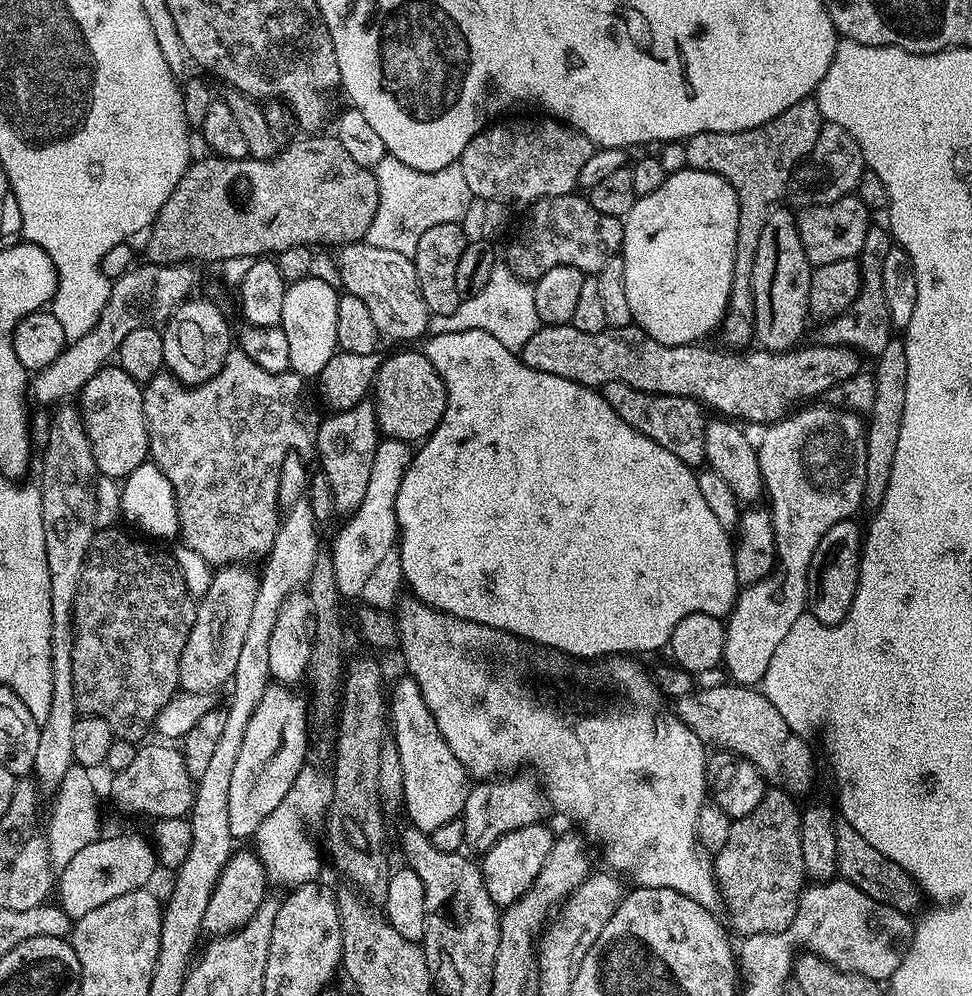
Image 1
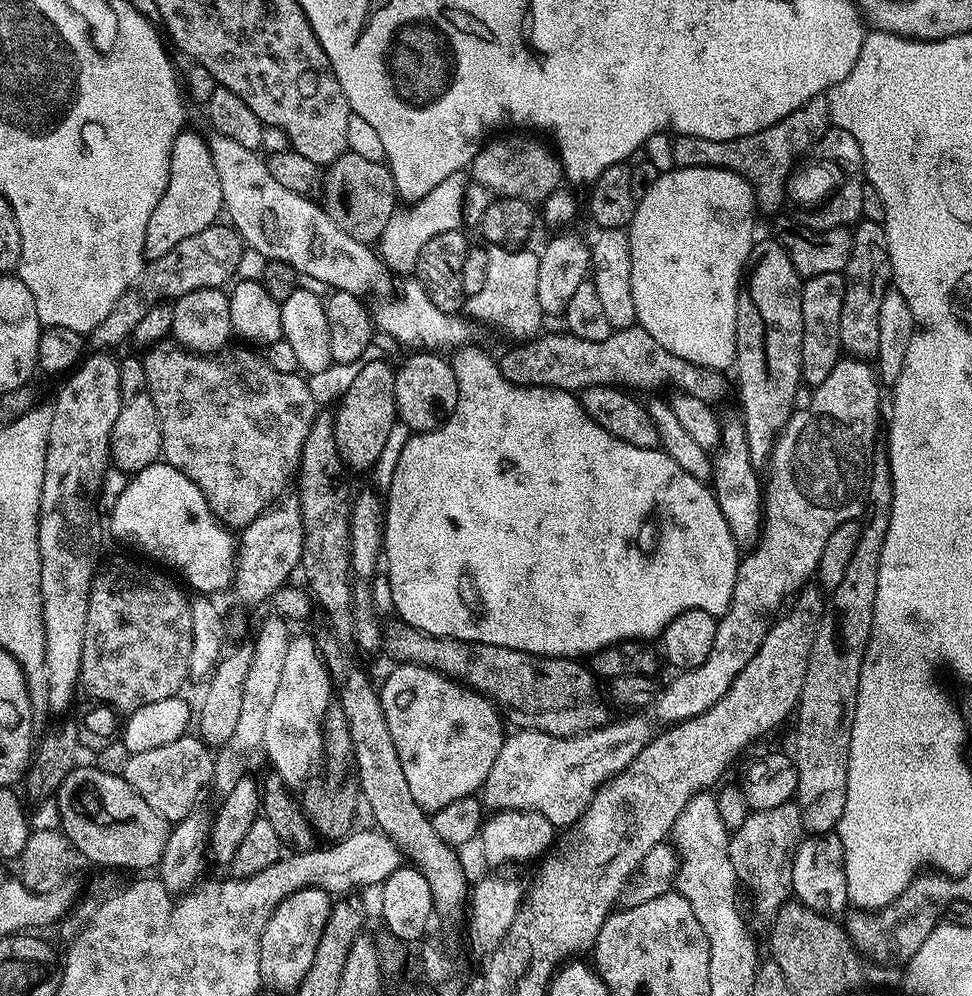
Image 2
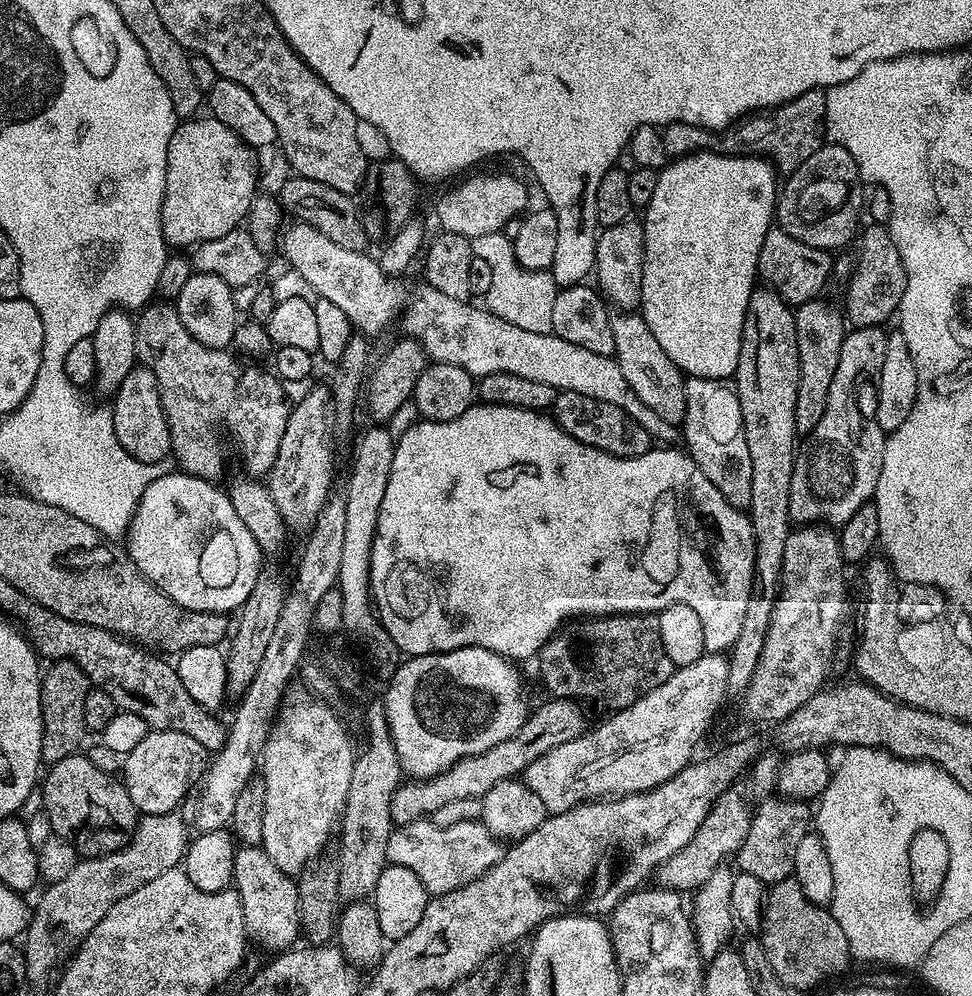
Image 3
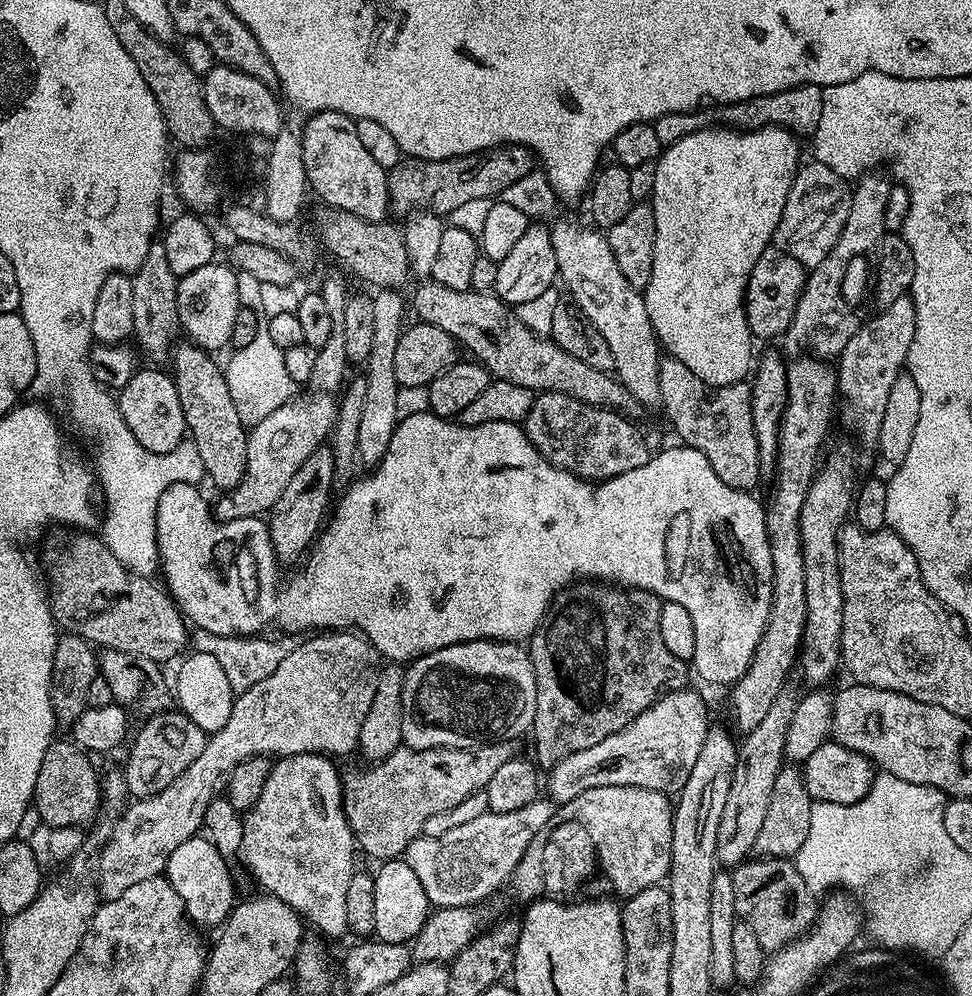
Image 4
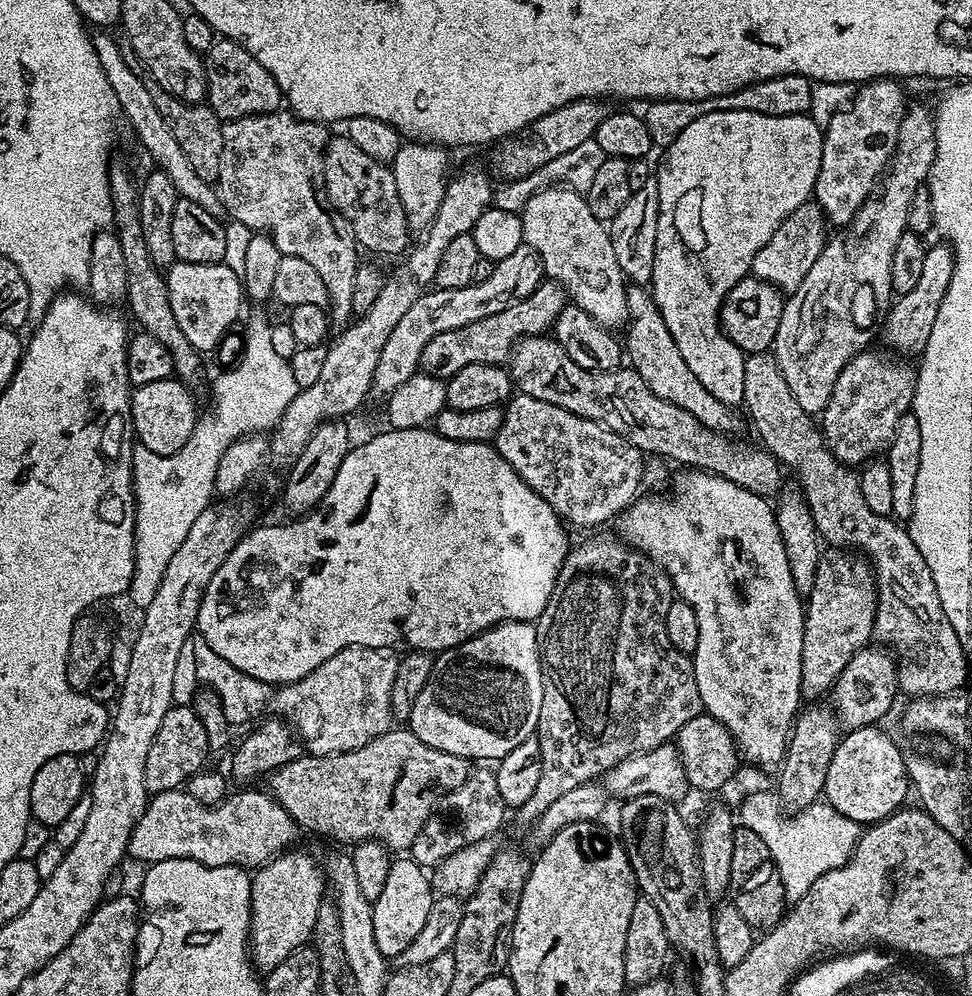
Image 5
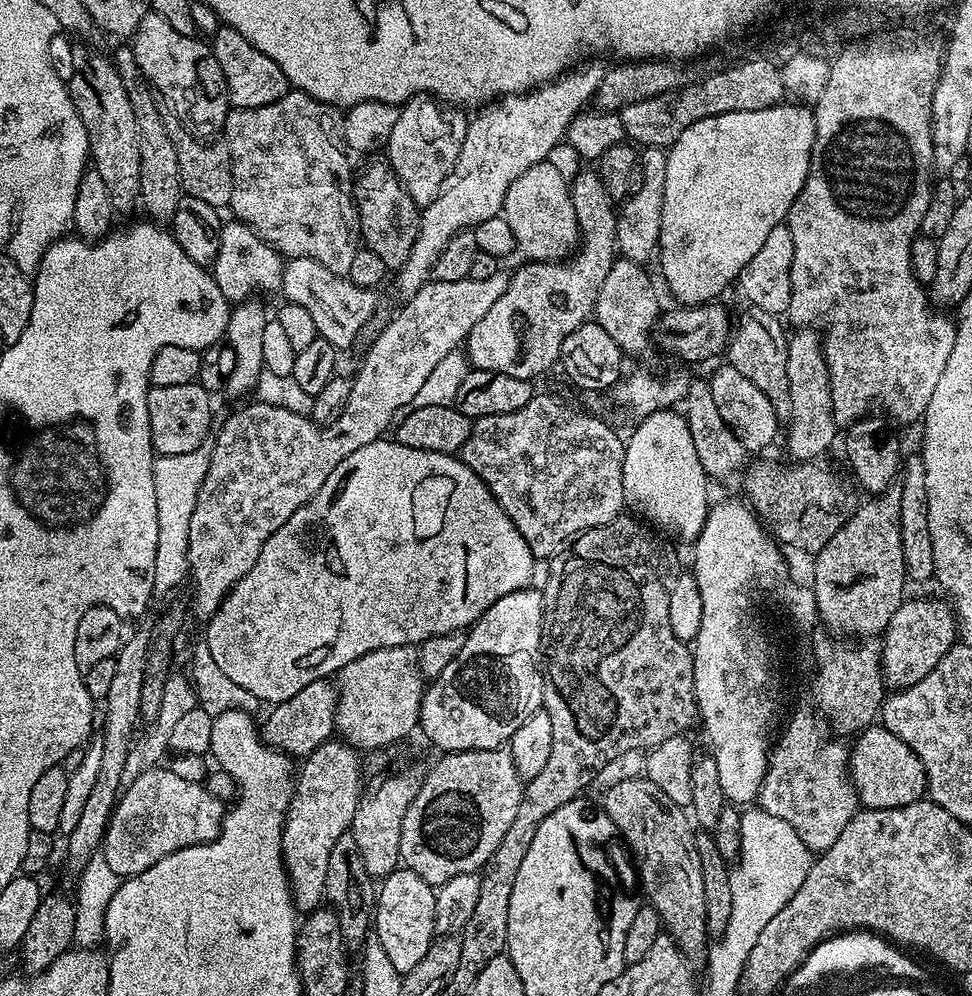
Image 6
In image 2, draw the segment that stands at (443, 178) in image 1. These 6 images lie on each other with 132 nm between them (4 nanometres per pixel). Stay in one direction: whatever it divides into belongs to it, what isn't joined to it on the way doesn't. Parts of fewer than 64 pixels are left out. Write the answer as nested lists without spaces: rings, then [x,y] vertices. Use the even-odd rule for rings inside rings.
[[[455,172],[450,178],[438,182],[438,186],[434,186],[434,190],[430,190],[430,194],[426,194],[426,198],[405,207],[408,208],[405,212],[404,209],[397,210],[390,218],[390,222],[386,222],[386,230],[382,230],[378,241],[378,255],[391,271],[393,268],[396,272],[408,272],[404,274],[415,273],[418,254],[422,254],[422,246],[426,246],[426,242],[430,242],[430,238],[434,238],[437,234],[457,231],[464,224],[463,198],[466,189],[464,178],[466,180],[464,172]]]

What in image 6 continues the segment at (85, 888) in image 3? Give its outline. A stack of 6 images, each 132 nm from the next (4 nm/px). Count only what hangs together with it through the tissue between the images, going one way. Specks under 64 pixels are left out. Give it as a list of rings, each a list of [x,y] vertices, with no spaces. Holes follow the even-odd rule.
[[[411,644],[379,648],[362,654],[338,673],[338,699],[336,702],[336,732],[347,743],[366,748],[384,748],[395,740],[404,740],[420,723],[420,707],[424,702],[426,677],[420,669],[419,651]]]

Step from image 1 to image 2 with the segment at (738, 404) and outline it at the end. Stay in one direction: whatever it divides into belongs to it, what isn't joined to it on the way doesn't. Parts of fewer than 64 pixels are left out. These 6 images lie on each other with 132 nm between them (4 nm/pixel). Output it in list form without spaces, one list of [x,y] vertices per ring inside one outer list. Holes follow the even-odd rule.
[[[639,326],[617,328],[603,342],[586,342],[577,336],[568,335],[567,331],[559,331],[545,331],[527,342],[512,346],[498,360],[502,378],[523,388],[561,388],[563,392],[573,394],[599,384],[623,386],[628,390],[660,388],[663,384],[673,384],[676,392],[685,392],[687,396],[705,402],[720,400],[724,396],[724,380],[719,371],[700,368],[686,362],[686,358],[670,354]]]

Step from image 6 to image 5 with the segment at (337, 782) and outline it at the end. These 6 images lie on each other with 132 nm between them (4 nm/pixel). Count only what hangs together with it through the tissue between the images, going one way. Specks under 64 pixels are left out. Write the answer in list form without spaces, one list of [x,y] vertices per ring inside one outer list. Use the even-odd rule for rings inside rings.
[[[285,850],[268,863],[260,865],[251,873],[250,926],[248,947],[252,963],[261,973],[274,970],[294,950],[305,947],[312,939],[314,921],[318,918],[318,906],[326,896],[326,872],[308,852]]]

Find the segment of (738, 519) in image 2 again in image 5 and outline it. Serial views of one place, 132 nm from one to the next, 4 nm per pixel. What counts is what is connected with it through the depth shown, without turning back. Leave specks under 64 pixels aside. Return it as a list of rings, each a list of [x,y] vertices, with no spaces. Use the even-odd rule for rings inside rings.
[[[644,286],[629,287],[626,294],[626,306],[628,307],[628,323],[626,331],[622,336],[622,344],[626,349],[626,356],[630,359],[630,366],[654,390],[654,394],[665,399],[666,402],[677,404],[686,411],[689,411],[702,426],[708,427],[712,431],[725,434],[732,434],[739,426],[740,420],[736,417],[737,409],[726,402],[720,402],[702,386],[698,378],[690,371],[690,366],[686,366],[686,361],[682,359],[682,353],[678,346],[674,346],[674,338],[670,338],[670,330],[666,330],[666,322],[662,322],[662,314],[654,302],[651,291]]]

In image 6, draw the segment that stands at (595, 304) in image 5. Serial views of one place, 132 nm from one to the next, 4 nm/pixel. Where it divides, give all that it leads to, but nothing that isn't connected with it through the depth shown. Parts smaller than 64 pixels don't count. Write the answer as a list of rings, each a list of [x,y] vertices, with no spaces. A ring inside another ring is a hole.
[[[552,162],[530,166],[506,190],[504,221],[516,239],[517,249],[525,252],[529,261],[546,260],[560,262],[577,247],[580,240],[578,218],[574,214],[574,202],[569,181],[552,165]]]

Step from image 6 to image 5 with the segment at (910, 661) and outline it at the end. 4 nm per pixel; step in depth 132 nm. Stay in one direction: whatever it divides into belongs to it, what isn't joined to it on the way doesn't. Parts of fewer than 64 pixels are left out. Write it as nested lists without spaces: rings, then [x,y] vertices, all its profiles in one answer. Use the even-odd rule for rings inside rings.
[[[874,644],[863,648],[843,667],[830,689],[831,707],[836,709],[841,727],[847,731],[871,727],[880,722],[898,696],[896,664],[893,655]]]

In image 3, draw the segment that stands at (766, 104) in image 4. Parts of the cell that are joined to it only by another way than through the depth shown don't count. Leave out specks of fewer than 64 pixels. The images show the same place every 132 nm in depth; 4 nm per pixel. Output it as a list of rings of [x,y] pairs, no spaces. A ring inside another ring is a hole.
[[[815,88],[806,94],[802,94],[793,100],[785,100],[777,108],[761,111],[759,114],[749,115],[735,124],[729,124],[723,130],[705,130],[702,126],[694,126],[686,122],[674,122],[663,125],[662,146],[666,146],[666,154],[669,158],[679,158],[681,156],[692,156],[695,152],[717,152],[723,156],[758,156],[771,162],[777,173],[791,174],[795,168],[802,166],[814,150],[818,150],[820,145],[826,140],[826,98],[821,89]]]

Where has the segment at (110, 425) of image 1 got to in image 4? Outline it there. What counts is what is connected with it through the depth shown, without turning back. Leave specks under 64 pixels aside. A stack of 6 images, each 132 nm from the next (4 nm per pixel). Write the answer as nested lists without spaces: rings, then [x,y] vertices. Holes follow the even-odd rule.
[[[141,367],[133,371],[130,382],[126,382],[126,386],[119,389],[120,413],[126,426],[130,428],[130,434],[134,434],[140,445],[154,454],[166,454],[186,438],[182,402],[178,402],[175,379],[167,371],[159,372],[156,369],[159,367],[148,367],[152,368]]]

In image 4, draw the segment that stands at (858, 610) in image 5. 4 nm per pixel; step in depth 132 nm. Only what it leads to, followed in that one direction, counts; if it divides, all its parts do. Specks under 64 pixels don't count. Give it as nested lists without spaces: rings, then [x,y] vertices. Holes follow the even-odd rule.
[[[791,690],[781,692],[778,698],[774,698],[774,706],[770,706],[766,718],[762,718],[762,722],[758,722],[758,726],[754,726],[754,730],[747,732],[739,741],[730,794],[726,798],[726,807],[722,809],[722,822],[718,822],[716,859],[725,869],[731,870],[737,864],[743,864],[758,842],[762,821],[770,807],[770,794],[774,794],[774,778],[778,778],[785,761],[784,739],[797,701],[797,693]]]

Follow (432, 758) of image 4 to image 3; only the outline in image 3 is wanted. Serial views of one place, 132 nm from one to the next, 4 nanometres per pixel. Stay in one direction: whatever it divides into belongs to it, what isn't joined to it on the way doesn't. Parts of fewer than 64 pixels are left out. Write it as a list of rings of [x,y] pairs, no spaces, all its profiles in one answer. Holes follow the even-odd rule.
[[[560,697],[548,698],[545,704],[540,704],[537,708],[535,705],[529,711],[526,722],[522,722],[522,726],[518,726],[517,732],[511,738],[506,738],[506,742],[498,742],[498,746],[490,746],[490,750],[482,750],[482,754],[462,758],[457,764],[450,766],[446,771],[440,772],[436,776],[425,780],[405,779],[396,789],[390,802],[393,825],[409,824],[427,817],[429,814],[437,812],[441,806],[446,806],[446,802],[454,802],[461,798],[483,798],[486,790],[498,786],[498,782],[506,782],[519,777],[530,766],[530,762],[542,758],[542,754],[554,750],[554,746],[562,746],[562,742],[574,742],[574,738],[583,736],[585,732],[589,731],[590,723],[588,724],[588,716],[584,713],[584,708],[585,705],[578,700],[566,700]]]

